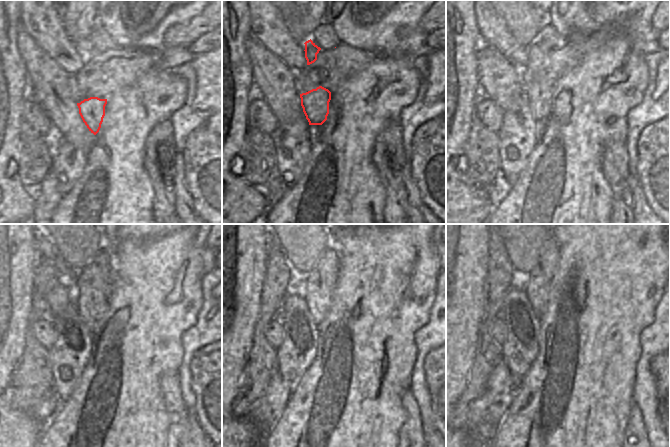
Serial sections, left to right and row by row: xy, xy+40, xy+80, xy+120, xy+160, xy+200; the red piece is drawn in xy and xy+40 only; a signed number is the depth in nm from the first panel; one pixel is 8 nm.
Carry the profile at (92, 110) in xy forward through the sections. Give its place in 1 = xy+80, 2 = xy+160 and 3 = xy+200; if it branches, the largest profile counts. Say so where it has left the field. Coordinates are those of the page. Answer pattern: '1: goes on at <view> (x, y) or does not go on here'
1: goes on at xy+80 (539, 94)
2: goes on at xy+160 (329, 261)
3: goes on at xy+200 (548, 262)

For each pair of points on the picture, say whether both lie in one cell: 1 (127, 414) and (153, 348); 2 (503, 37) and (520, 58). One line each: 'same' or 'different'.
1: same
2: same

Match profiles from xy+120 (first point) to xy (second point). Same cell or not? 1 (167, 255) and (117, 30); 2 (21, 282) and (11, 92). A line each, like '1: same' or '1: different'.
1: different
2: same

